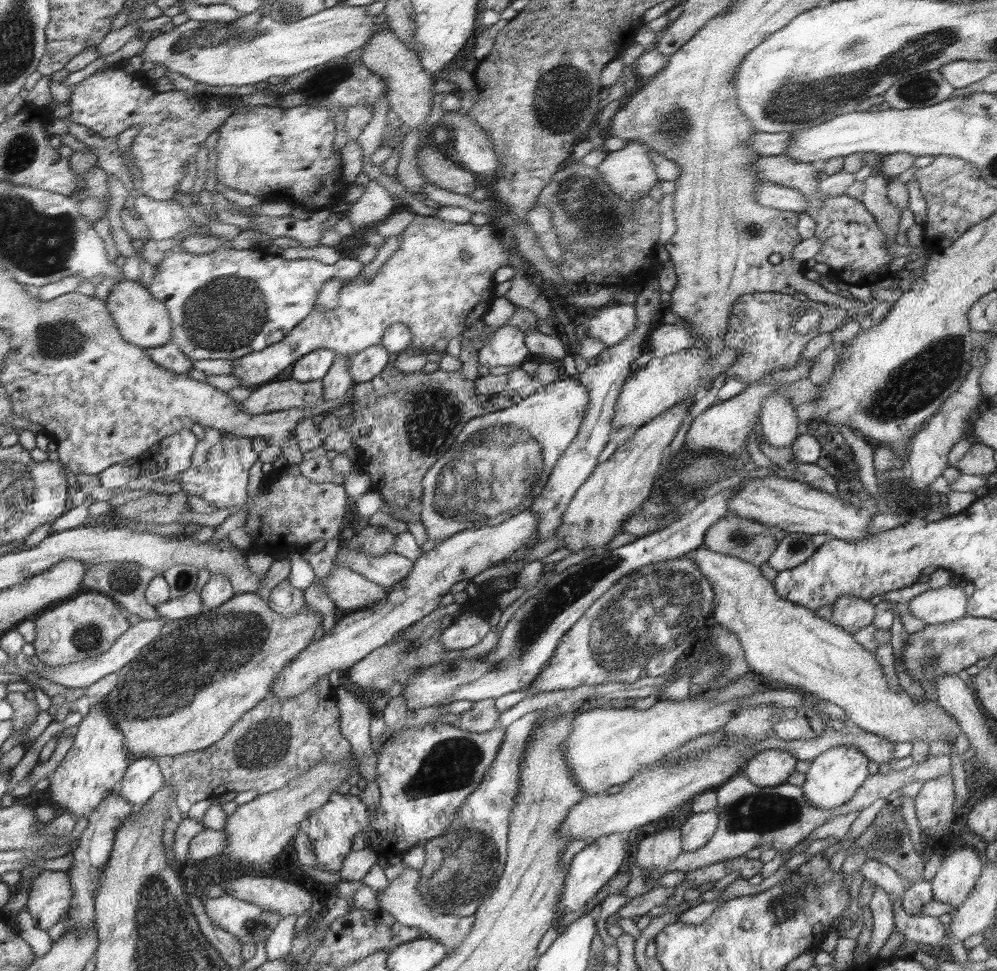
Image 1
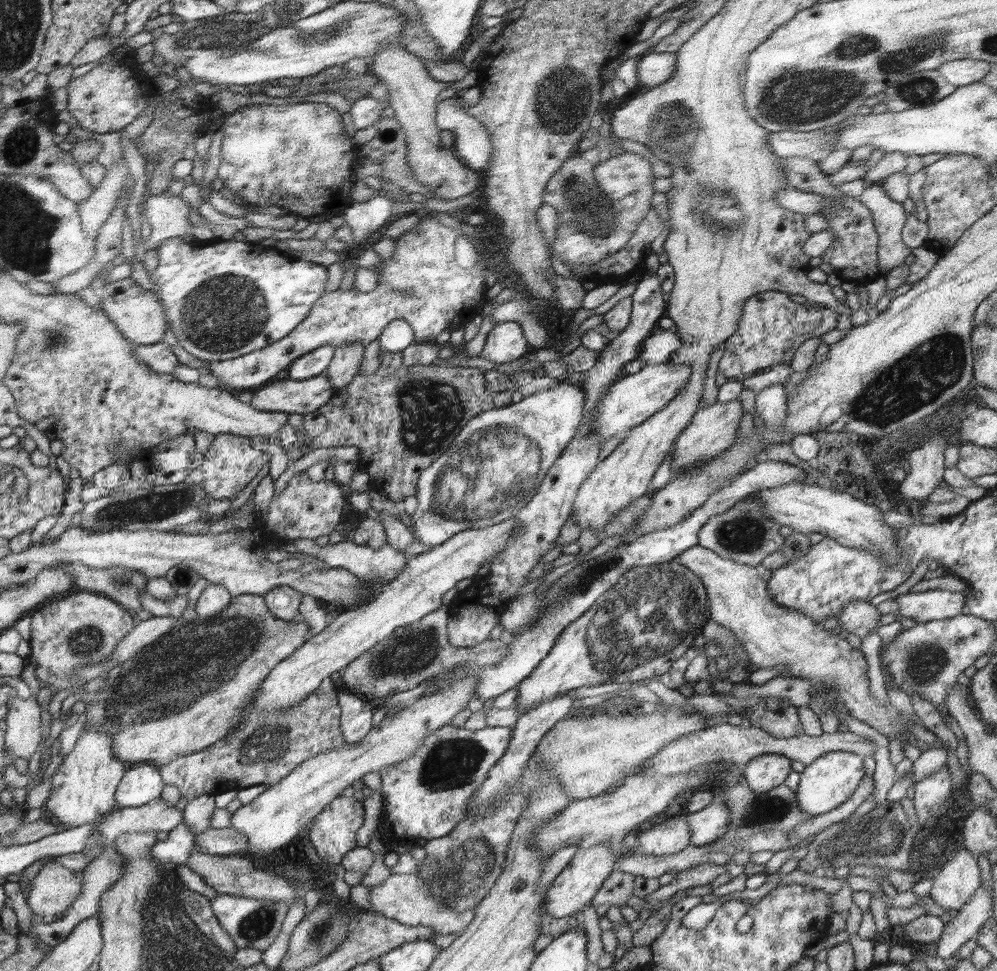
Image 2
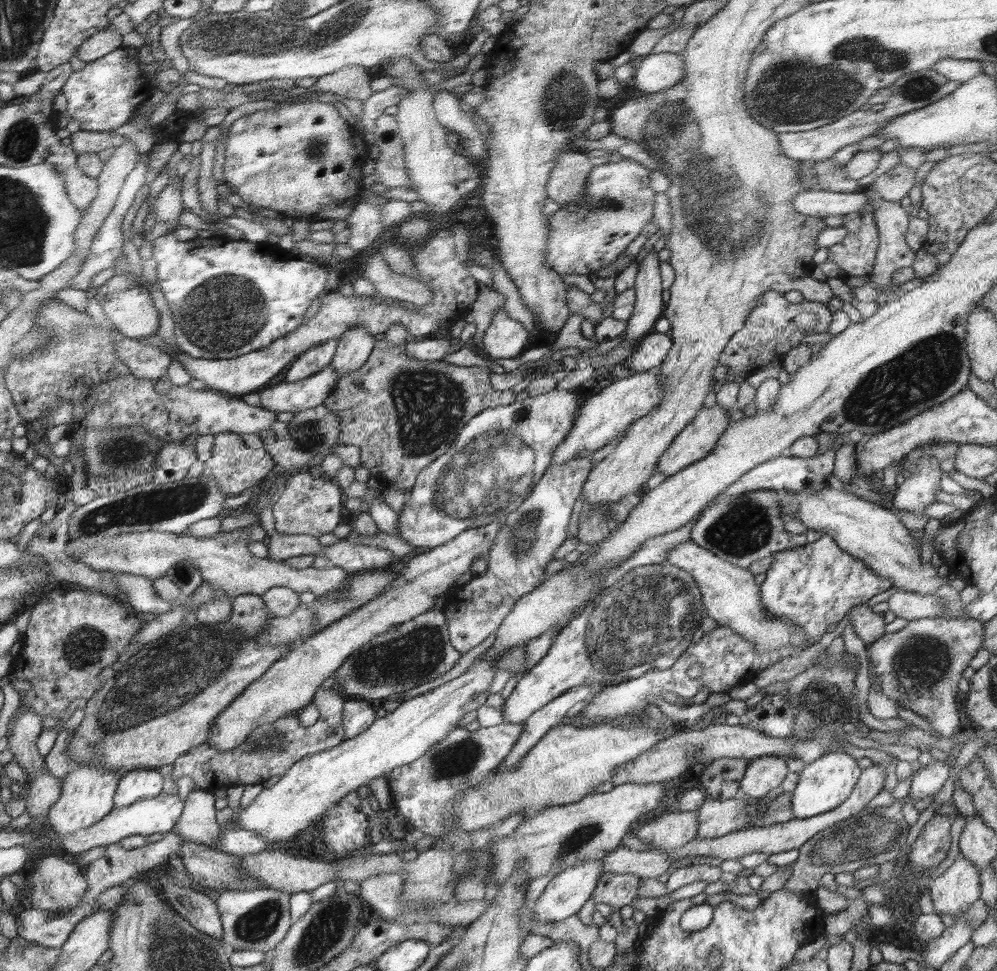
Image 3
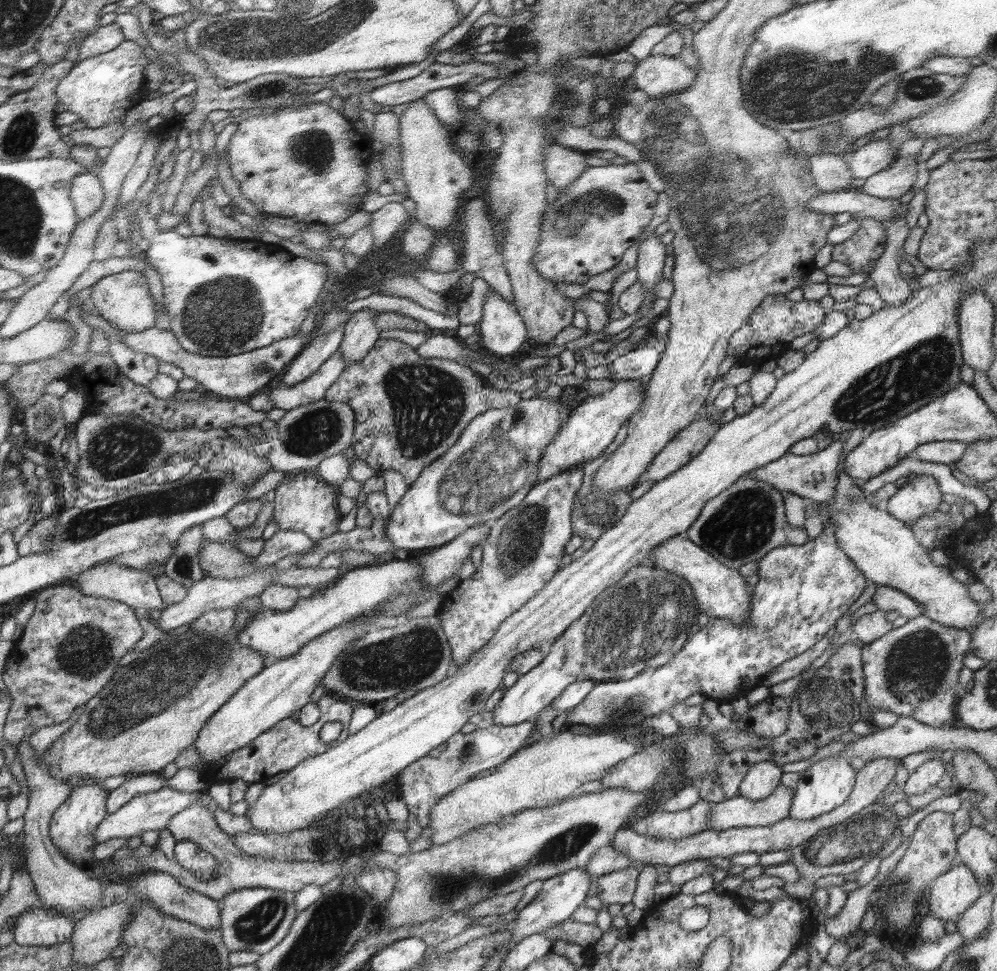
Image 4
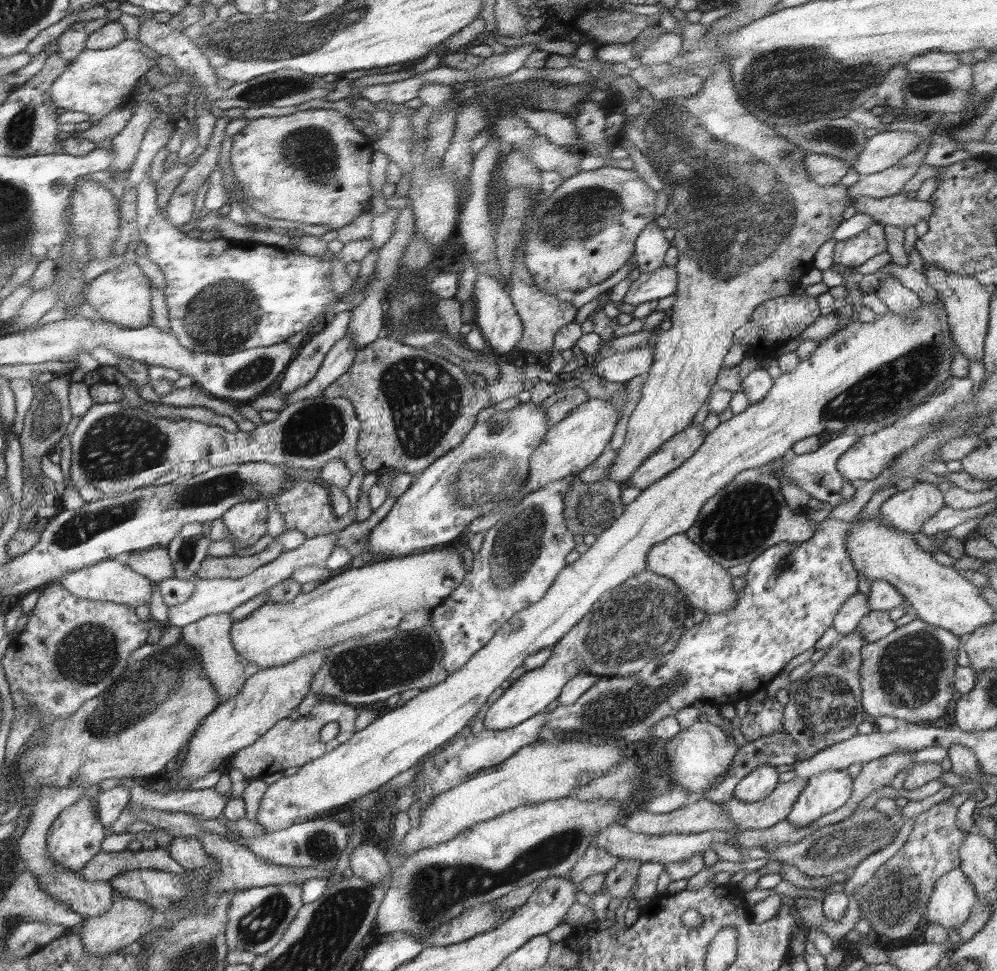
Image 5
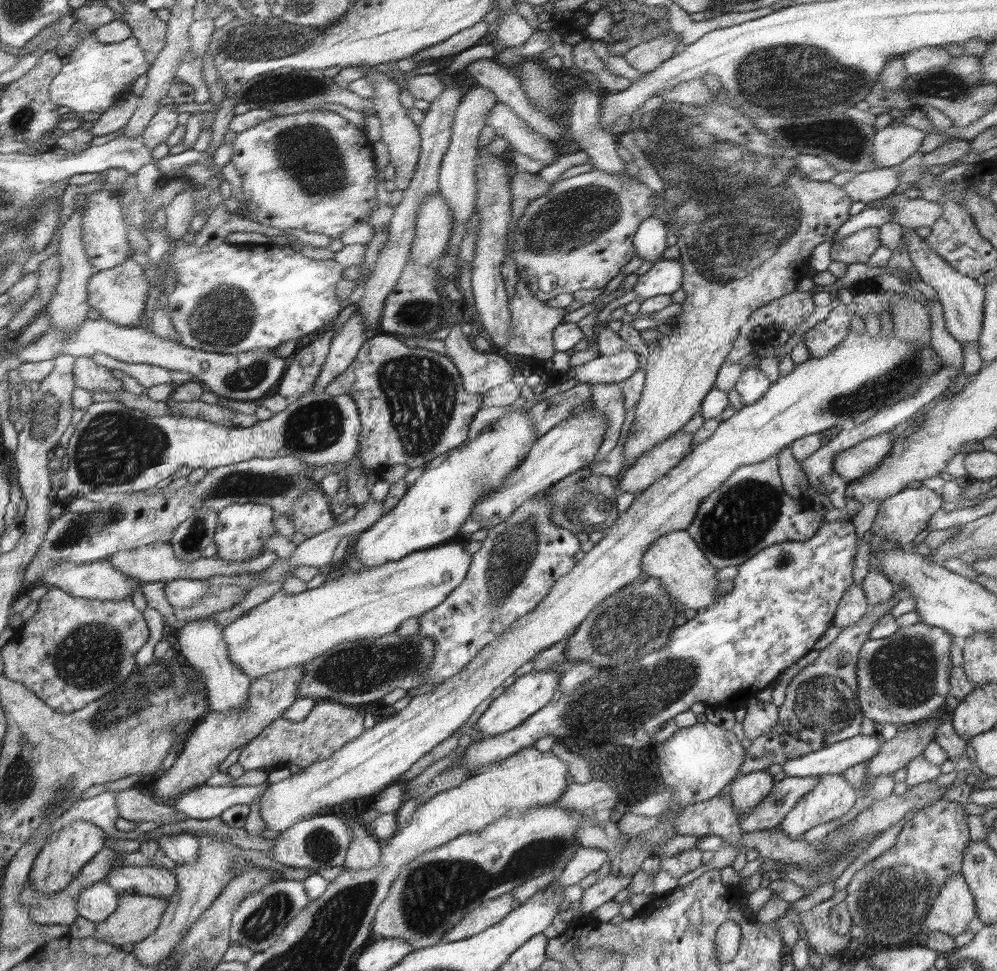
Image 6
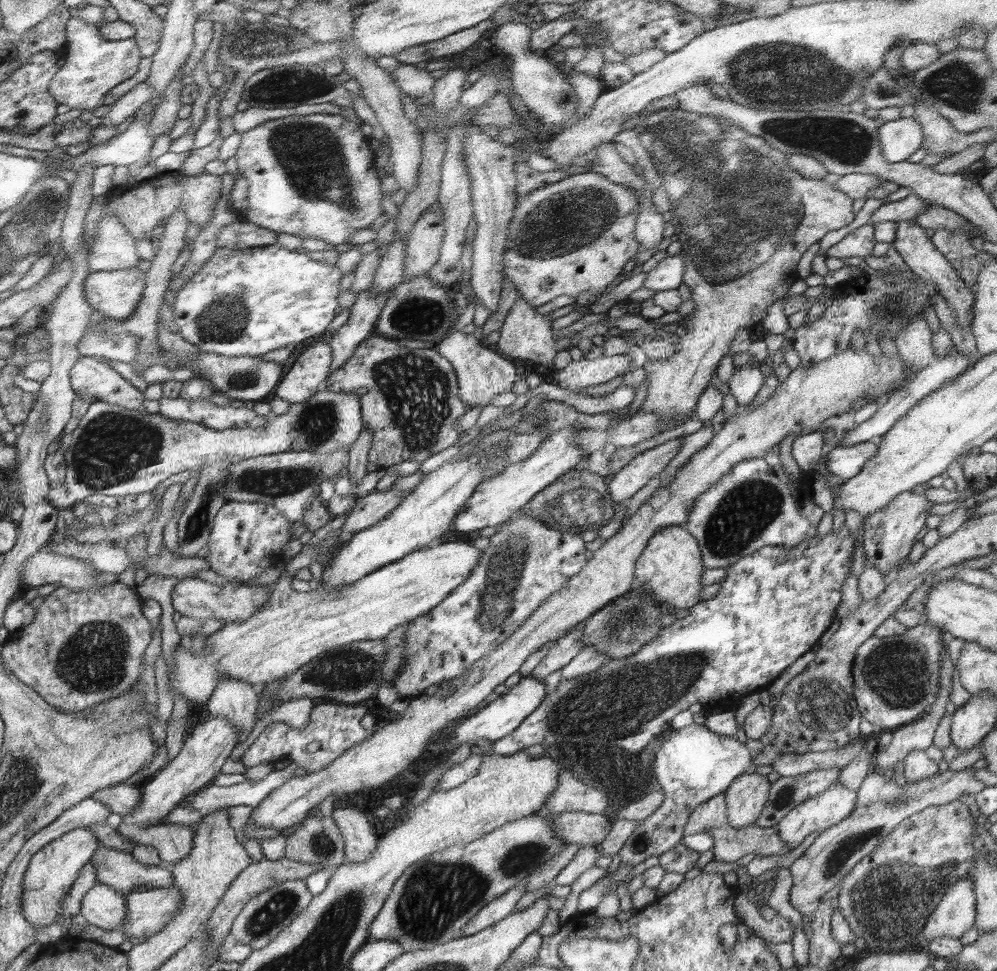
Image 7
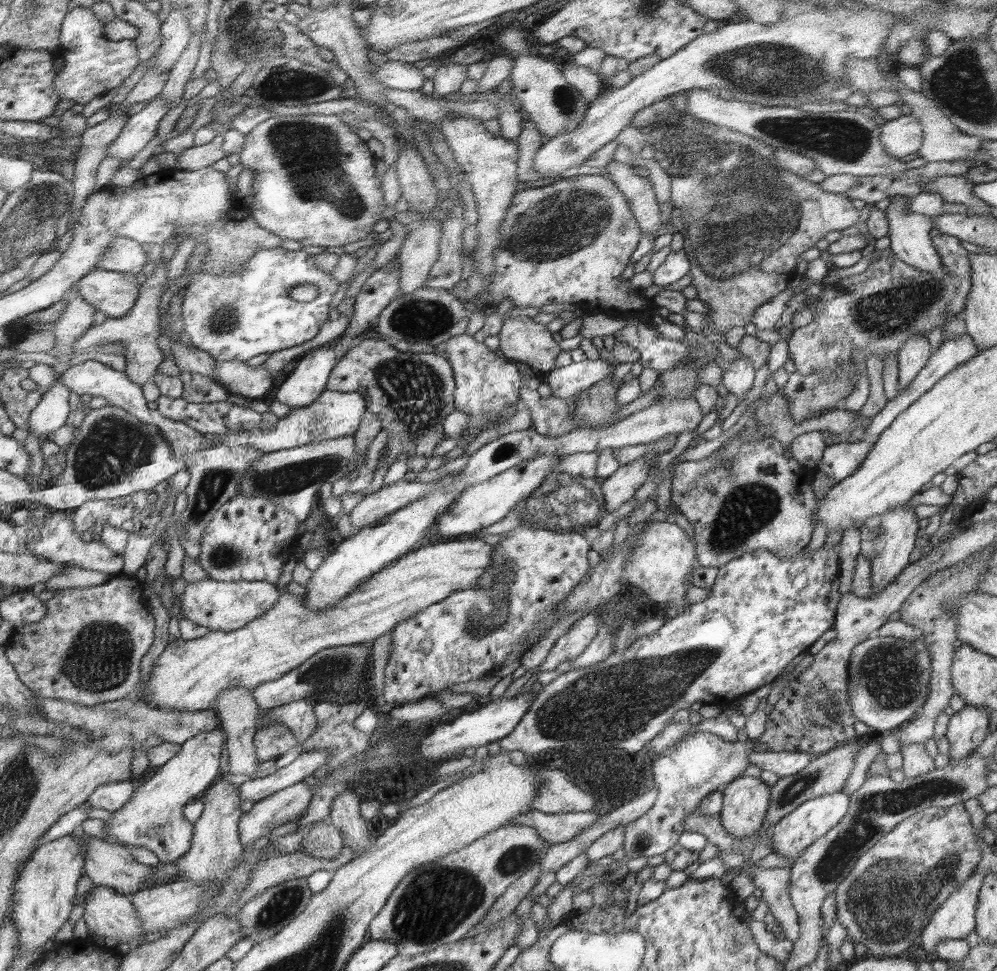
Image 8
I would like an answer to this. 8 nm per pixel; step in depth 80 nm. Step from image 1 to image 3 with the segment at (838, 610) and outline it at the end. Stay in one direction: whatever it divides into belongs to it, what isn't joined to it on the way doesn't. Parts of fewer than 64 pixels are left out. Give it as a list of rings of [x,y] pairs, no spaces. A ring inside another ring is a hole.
[[[867,604],[854,606],[849,616],[854,632],[866,643],[871,644],[885,634],[884,615],[874,612]]]

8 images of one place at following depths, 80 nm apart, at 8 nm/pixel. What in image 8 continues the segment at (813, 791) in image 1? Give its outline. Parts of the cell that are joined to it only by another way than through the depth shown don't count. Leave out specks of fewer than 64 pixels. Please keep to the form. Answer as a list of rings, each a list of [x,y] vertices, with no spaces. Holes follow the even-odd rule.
[[[839,790],[834,794],[811,798],[802,805],[798,805],[798,808],[789,812],[771,827],[770,835],[775,853],[784,858],[796,858],[798,860],[802,852],[805,852],[809,846],[816,843],[819,838],[822,838],[839,823],[839,820],[848,810],[849,798],[850,795]]]

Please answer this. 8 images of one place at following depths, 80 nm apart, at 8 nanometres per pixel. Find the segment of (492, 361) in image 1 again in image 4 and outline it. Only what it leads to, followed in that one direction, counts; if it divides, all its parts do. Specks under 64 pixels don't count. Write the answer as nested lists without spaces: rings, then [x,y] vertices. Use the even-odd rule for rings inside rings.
[[[494,289],[487,294],[482,308],[482,320],[476,330],[482,346],[495,356],[507,359],[527,342],[527,327],[515,305]]]

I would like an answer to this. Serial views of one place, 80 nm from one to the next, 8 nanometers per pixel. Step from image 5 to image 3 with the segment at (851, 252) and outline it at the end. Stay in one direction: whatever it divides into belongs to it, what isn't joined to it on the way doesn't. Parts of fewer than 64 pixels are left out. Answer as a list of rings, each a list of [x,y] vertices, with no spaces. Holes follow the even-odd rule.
[[[863,208],[844,216],[842,227],[848,229],[847,237],[838,244],[828,248],[828,261],[835,262],[844,270],[844,277],[868,276],[873,269],[878,246],[880,245],[879,230],[872,210]]]

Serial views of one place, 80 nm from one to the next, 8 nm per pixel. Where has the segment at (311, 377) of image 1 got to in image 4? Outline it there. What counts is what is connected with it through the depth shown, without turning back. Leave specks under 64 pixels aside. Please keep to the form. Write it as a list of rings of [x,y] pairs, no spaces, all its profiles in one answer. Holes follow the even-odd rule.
[[[338,327],[325,335],[314,337],[308,346],[300,351],[300,356],[296,357],[288,366],[281,384],[294,386],[312,376],[332,354],[339,350],[343,332],[344,328]]]

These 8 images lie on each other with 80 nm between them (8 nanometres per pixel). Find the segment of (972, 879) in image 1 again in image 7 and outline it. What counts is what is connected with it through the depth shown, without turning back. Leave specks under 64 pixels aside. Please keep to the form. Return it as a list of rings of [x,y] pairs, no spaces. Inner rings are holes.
[[[963,877],[945,890],[942,900],[931,912],[921,934],[928,943],[939,937],[961,939],[975,926],[975,908],[973,882]]]

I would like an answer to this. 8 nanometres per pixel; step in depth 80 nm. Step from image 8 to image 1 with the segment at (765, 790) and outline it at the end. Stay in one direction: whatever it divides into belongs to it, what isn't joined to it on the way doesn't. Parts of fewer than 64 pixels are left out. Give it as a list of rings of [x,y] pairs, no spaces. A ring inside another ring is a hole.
[[[768,749],[756,753],[742,766],[741,773],[756,786],[778,786],[787,783],[788,777],[796,770],[798,758],[790,750]]]

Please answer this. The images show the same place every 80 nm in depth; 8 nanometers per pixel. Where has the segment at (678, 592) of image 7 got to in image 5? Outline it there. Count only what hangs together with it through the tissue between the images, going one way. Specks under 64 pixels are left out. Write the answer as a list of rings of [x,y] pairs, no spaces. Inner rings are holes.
[[[687,532],[668,537],[652,548],[647,557],[647,570],[654,574],[663,575],[676,583],[680,591],[684,592],[687,602],[705,613],[719,613],[731,609],[739,600],[740,592],[734,592],[732,582],[734,578],[707,551],[687,537]]]

